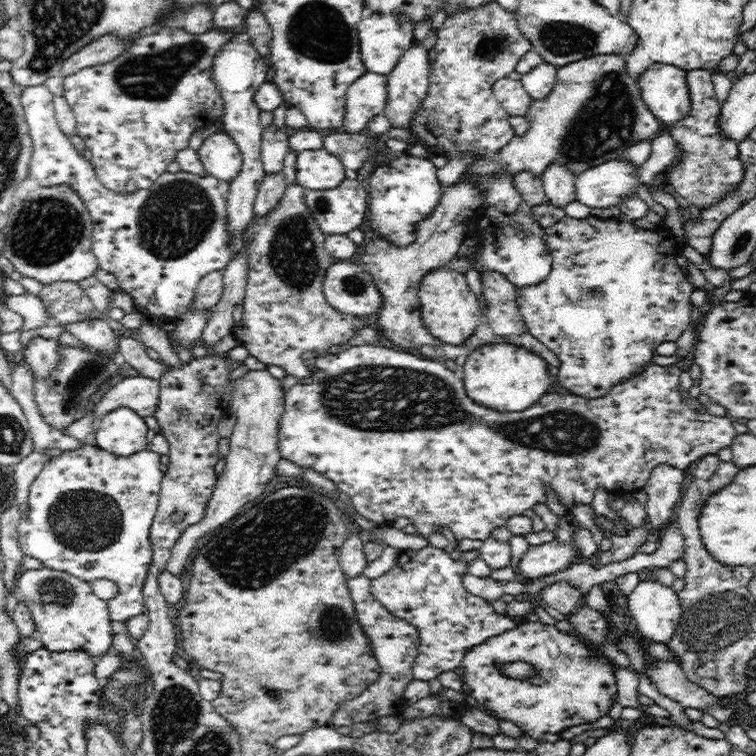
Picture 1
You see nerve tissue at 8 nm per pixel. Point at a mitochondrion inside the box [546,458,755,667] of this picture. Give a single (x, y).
(718, 619)

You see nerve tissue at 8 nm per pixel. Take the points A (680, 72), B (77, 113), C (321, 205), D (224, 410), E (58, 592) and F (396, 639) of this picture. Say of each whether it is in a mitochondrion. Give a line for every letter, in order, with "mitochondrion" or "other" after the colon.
A: other
B: other
C: mitochondrion
D: other
E: mitochondrion
F: other

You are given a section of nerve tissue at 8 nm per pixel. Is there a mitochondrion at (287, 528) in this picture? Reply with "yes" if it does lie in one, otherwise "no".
yes

